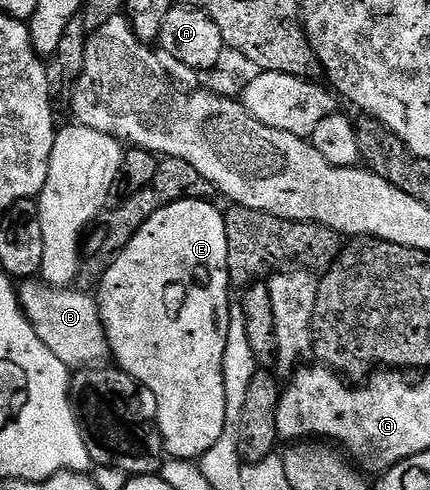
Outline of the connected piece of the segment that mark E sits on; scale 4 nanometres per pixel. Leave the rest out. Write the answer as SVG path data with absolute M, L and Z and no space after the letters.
M189 199L168 205L160 209L147 221L144 226L128 241L128 245L115 257L112 266L103 273L96 287L98 308L102 314L102 324L110 342L111 356L116 360L117 366L132 376L139 388L150 390L154 398L154 407L158 410L156 426L162 434L162 445L165 454L174 461L198 461L216 441L222 439L224 425L226 424L226 398L224 397L224 349L228 337L228 309L232 302L231 281L228 273L228 233L226 232L226 217L221 210L214 208L213 202L204 199Z

